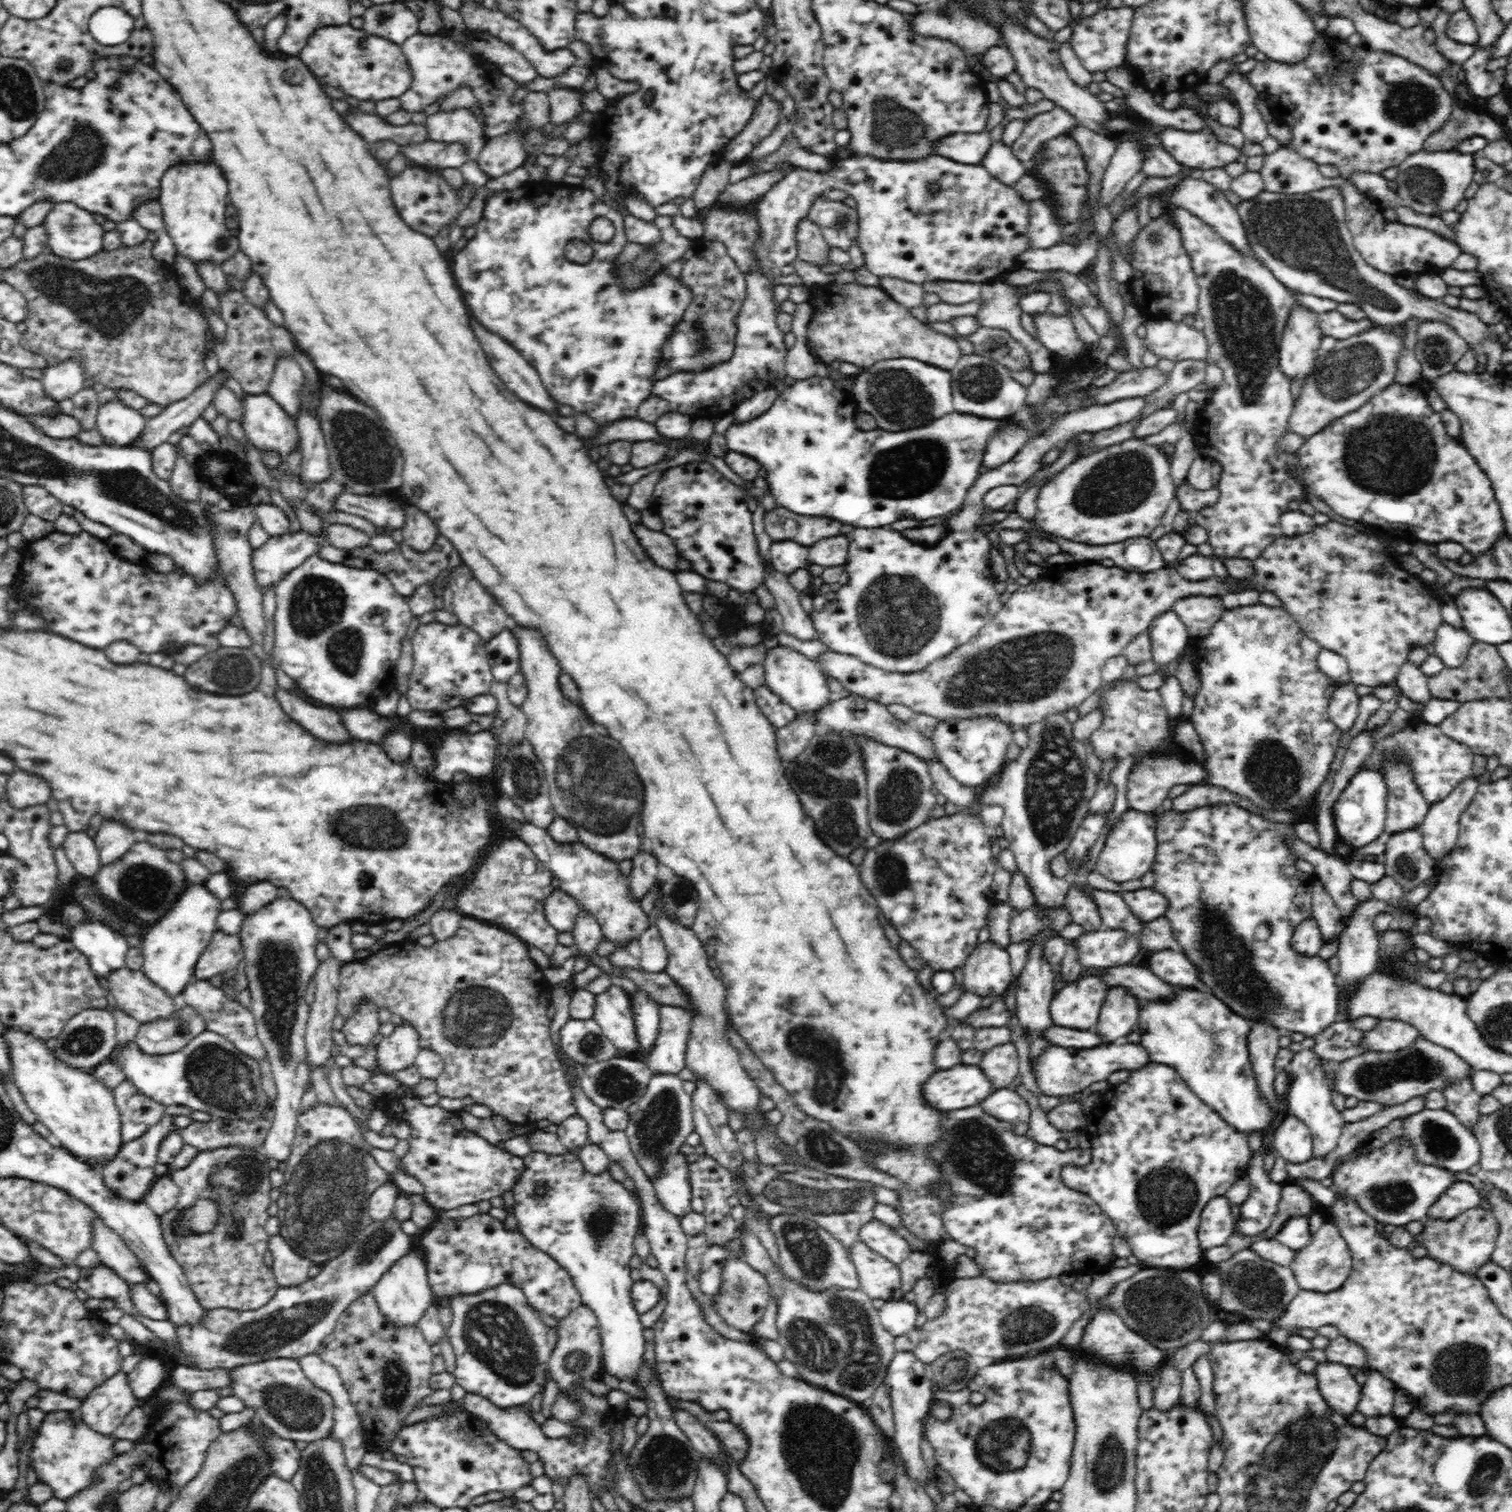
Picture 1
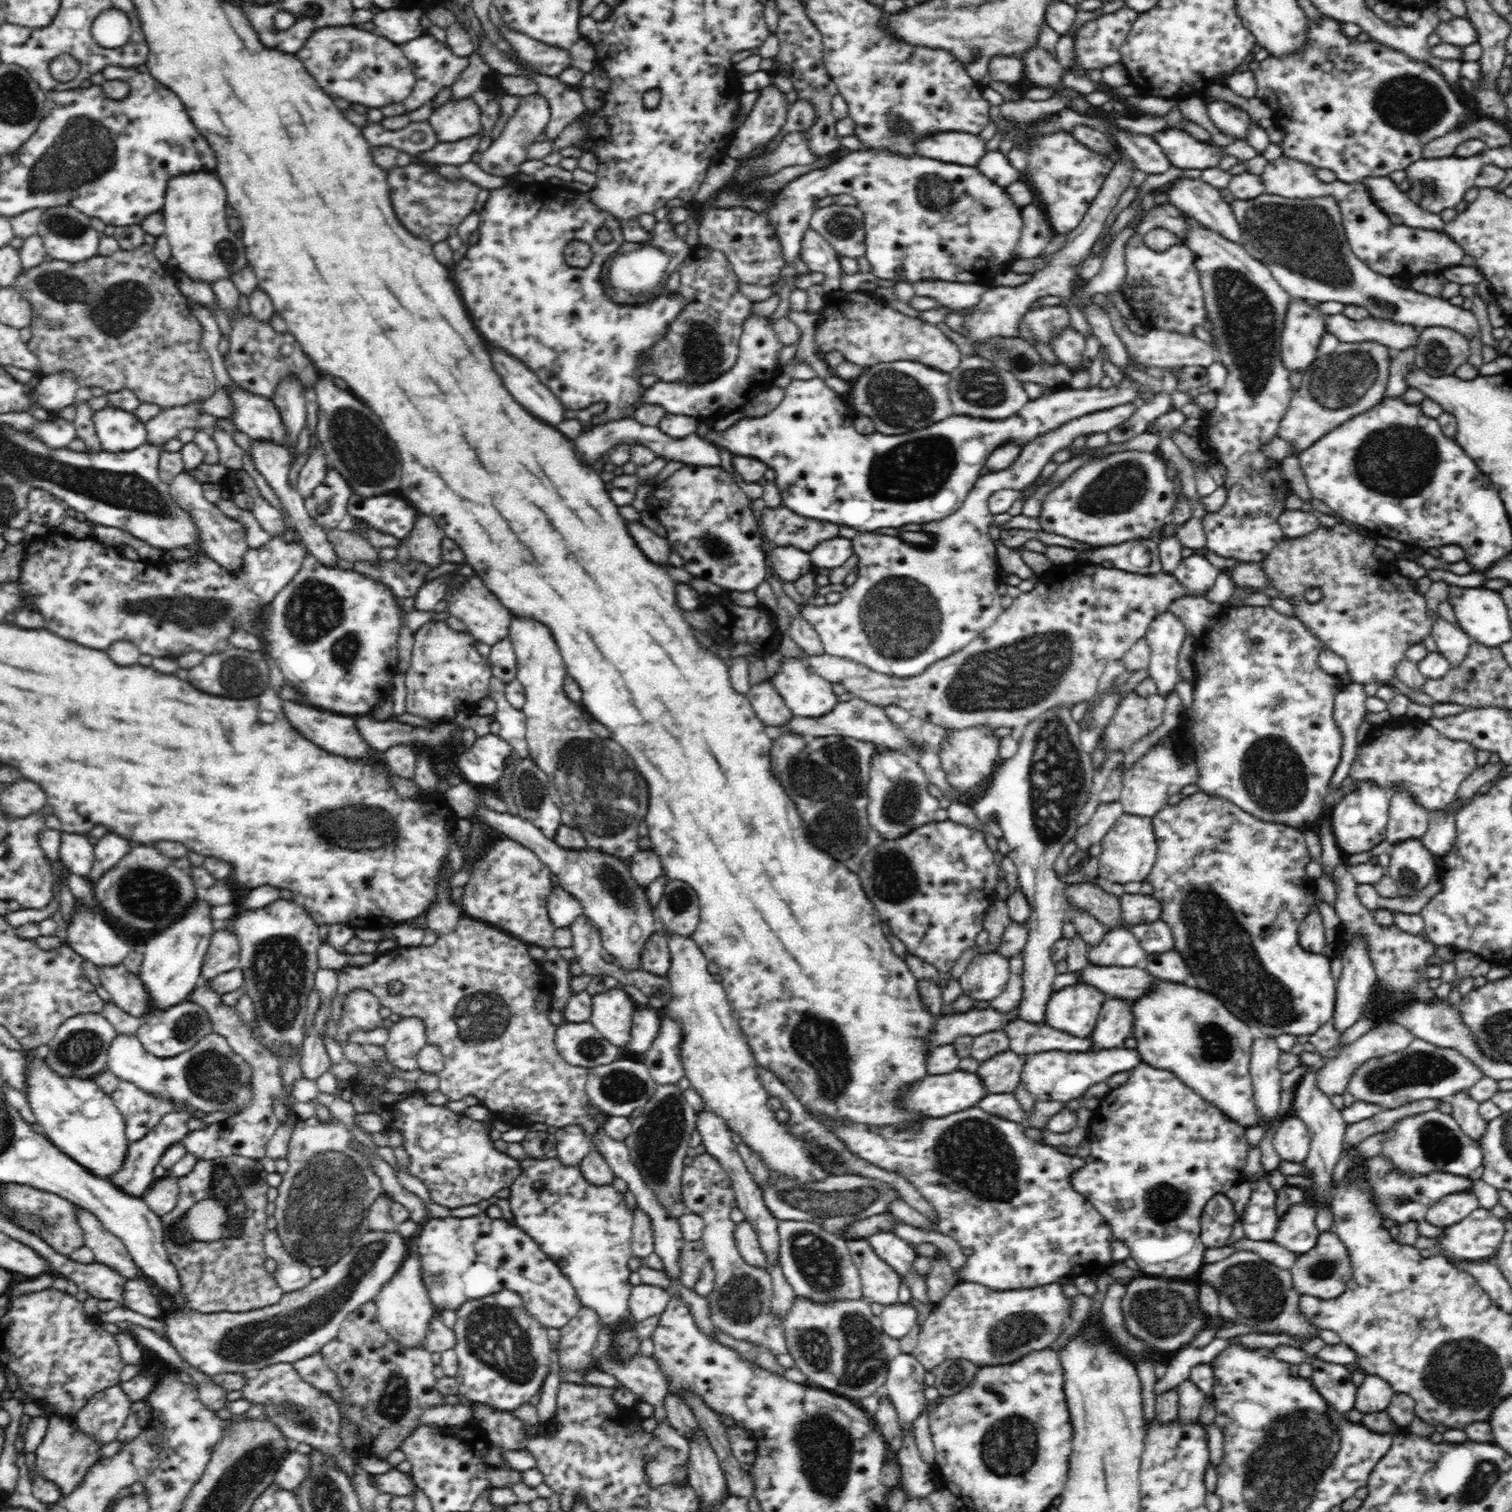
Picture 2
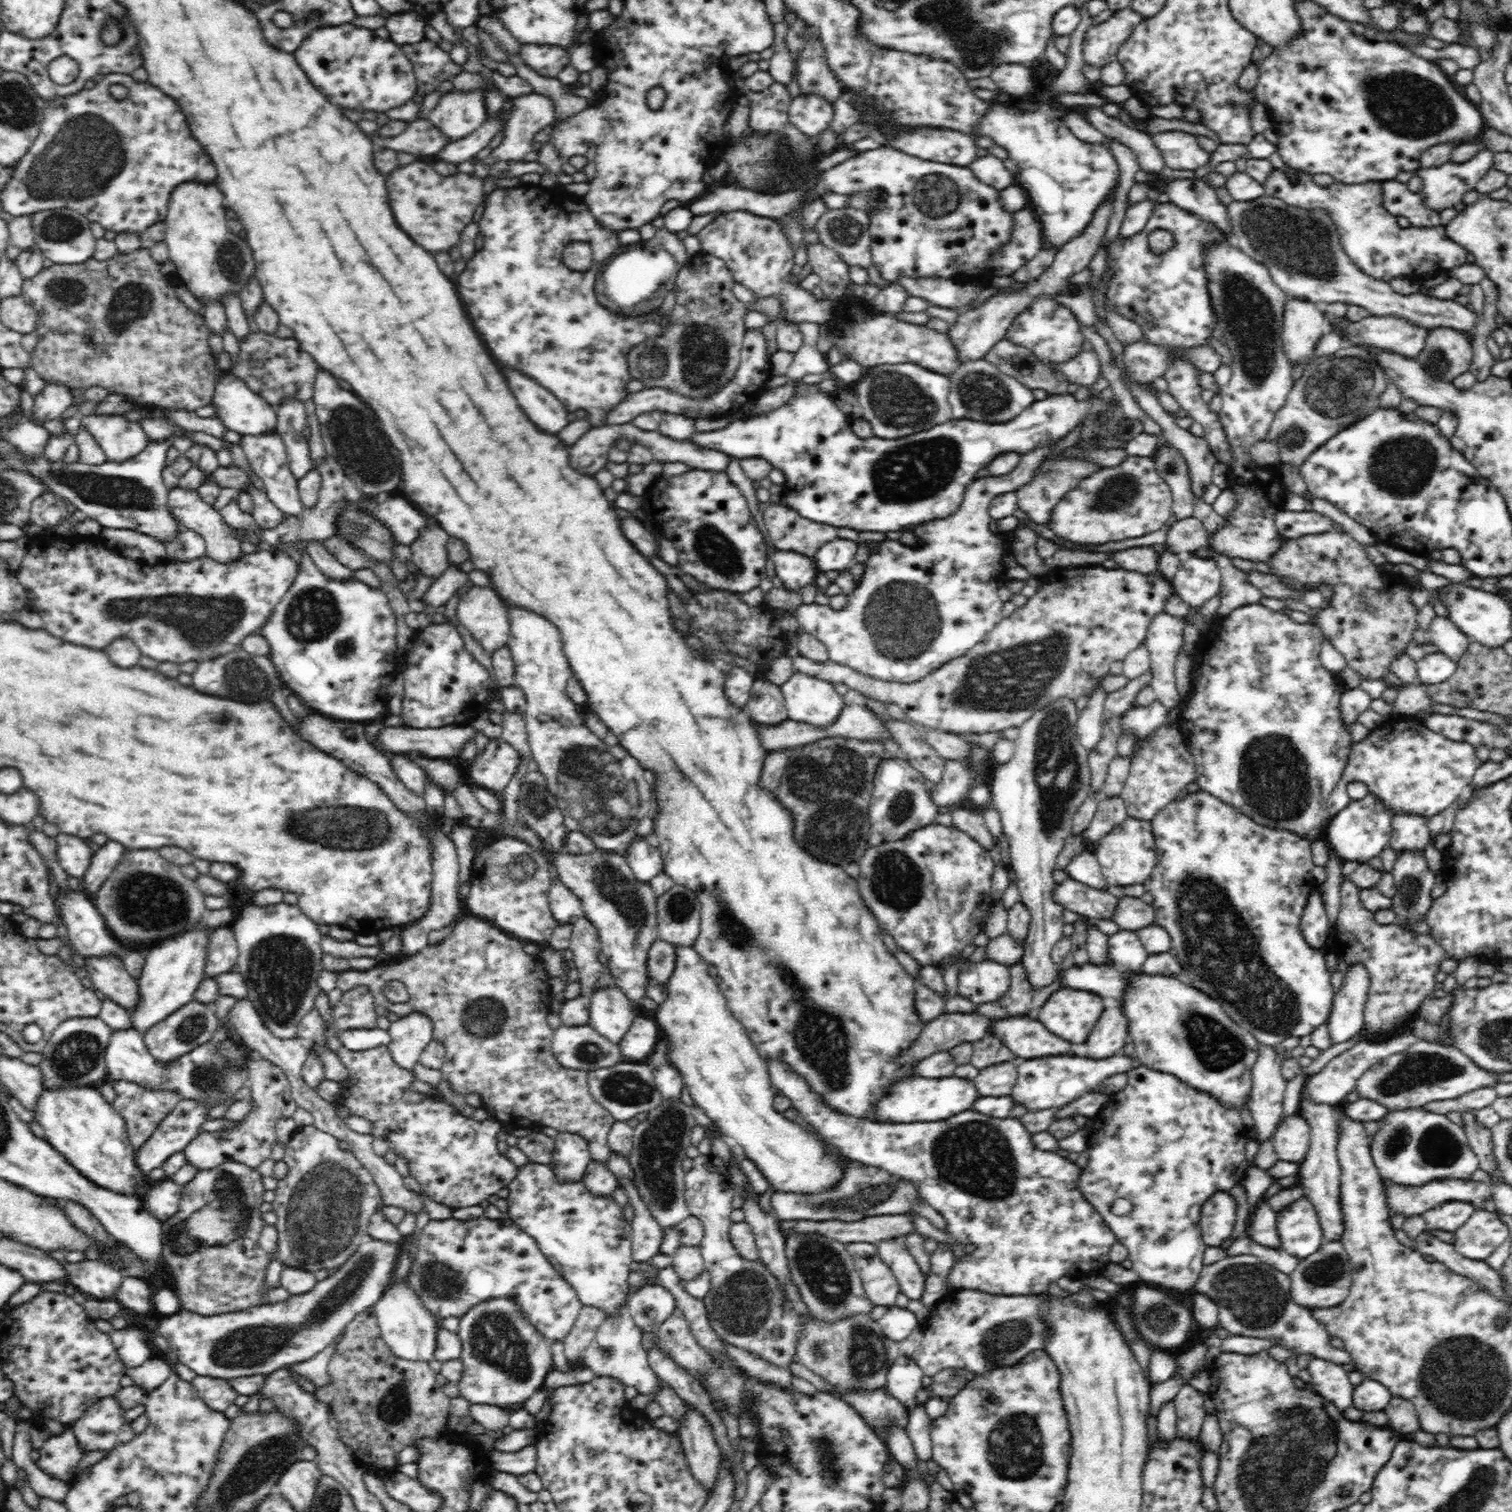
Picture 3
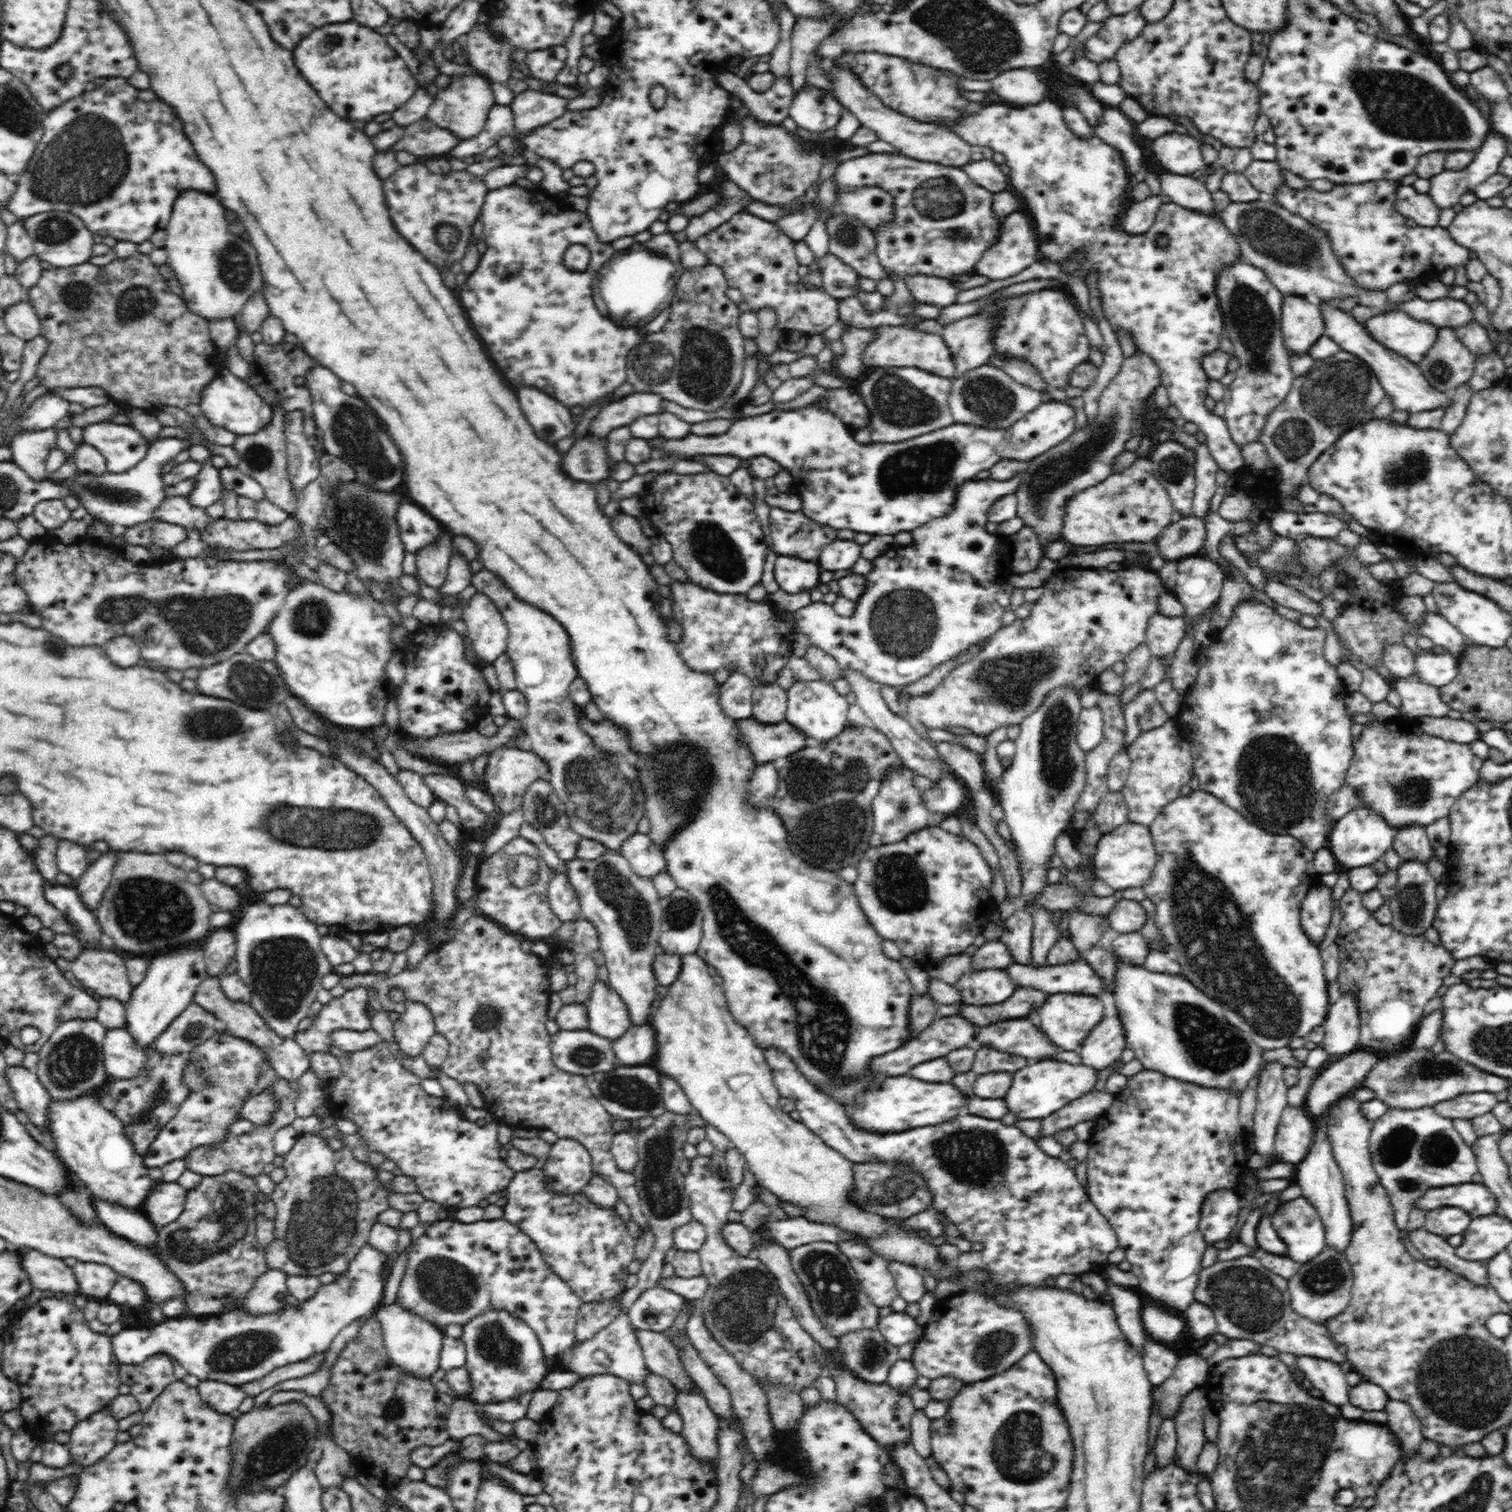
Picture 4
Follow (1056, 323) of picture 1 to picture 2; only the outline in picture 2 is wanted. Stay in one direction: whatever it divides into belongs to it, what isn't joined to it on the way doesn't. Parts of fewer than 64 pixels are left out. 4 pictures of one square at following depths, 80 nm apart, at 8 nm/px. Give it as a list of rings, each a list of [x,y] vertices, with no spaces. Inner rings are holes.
[[[1071,326],[1064,328],[1050,340],[1051,348],[1062,365],[1069,369],[1080,369],[1084,364],[1082,354],[1086,349],[1086,337]]]

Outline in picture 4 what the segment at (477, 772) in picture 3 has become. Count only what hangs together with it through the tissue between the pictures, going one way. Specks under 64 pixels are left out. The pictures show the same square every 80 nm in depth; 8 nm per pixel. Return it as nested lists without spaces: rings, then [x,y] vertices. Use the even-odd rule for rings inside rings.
[[[500,746],[498,750],[492,750],[488,757],[488,765],[485,772],[484,788],[492,795],[496,808],[496,815],[510,814],[516,808],[522,809],[522,798],[526,794],[527,787],[534,780],[548,780],[548,769],[539,757],[530,750],[526,752],[520,749]]]

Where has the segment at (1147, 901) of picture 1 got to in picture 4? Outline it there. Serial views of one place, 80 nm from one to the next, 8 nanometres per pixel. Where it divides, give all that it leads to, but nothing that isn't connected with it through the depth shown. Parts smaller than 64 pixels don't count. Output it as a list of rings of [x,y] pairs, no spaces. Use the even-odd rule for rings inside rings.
[[[1120,899],[1106,917],[1112,930],[1124,934],[1139,931],[1147,919],[1147,912],[1140,902]]]

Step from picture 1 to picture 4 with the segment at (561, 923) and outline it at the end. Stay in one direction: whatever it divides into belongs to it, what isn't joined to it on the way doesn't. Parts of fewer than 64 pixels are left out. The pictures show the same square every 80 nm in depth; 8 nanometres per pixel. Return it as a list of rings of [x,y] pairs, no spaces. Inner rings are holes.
[[[562,868],[553,870],[547,895],[550,908],[560,921],[578,921],[585,918],[581,911],[578,895],[575,893],[575,890],[571,888],[570,881],[568,881],[568,877],[566,877],[566,868],[563,870]]]

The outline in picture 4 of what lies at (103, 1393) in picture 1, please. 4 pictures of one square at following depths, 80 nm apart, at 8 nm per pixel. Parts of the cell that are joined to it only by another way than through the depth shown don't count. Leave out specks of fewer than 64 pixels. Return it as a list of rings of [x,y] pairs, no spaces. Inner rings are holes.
[[[109,1406],[96,1414],[78,1421],[70,1430],[69,1449],[74,1463],[80,1466],[96,1464],[117,1445],[118,1420],[109,1411]]]

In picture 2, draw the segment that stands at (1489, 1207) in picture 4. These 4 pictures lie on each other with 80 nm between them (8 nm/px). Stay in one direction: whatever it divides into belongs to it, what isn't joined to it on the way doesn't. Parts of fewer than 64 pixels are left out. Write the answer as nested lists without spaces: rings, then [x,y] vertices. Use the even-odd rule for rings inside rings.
[[[1376,1156],[1368,1160],[1368,1178],[1376,1210],[1384,1221],[1391,1220],[1398,1225],[1406,1222],[1422,1222],[1426,1212],[1440,1198],[1444,1198],[1447,1194],[1472,1193],[1474,1187],[1473,1180],[1469,1177],[1454,1176],[1445,1171],[1432,1171],[1428,1175],[1406,1175],[1406,1172],[1393,1165],[1393,1159],[1388,1156]]]

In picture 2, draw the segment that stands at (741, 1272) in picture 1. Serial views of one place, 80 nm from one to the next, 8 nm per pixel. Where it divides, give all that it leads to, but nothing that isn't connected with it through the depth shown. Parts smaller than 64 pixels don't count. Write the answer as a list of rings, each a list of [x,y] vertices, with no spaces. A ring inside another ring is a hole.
[[[702,1153],[694,1157],[690,1165],[684,1166],[681,1182],[683,1202],[688,1212],[700,1216],[705,1225],[702,1245],[715,1272],[714,1288],[706,1296],[713,1325],[736,1340],[763,1346],[772,1355],[788,1354],[780,1317],[771,1312],[770,1302],[774,1294],[772,1276],[764,1268],[750,1266],[737,1250],[734,1237],[736,1224],[730,1218],[735,1191],[728,1173],[722,1169],[718,1159]]]

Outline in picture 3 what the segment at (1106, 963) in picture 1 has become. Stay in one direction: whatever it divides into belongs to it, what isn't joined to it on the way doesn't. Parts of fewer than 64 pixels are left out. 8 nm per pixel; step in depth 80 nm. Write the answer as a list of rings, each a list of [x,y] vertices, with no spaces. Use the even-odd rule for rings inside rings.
[[[1120,930],[1108,937],[1108,961],[1114,966],[1138,972],[1148,955],[1136,931]]]

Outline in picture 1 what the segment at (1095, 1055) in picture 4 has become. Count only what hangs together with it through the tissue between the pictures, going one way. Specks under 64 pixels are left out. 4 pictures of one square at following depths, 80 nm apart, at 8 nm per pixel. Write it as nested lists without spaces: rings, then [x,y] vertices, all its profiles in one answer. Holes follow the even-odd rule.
[[[1124,985],[1109,988],[1095,1030],[1104,1038],[1103,1044],[1113,1043],[1136,1030],[1140,1017],[1140,1000]]]

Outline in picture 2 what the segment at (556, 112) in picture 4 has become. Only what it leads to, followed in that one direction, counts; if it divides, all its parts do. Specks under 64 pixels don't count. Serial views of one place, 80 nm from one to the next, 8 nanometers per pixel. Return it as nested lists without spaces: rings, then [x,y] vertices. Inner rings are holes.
[[[532,93],[520,98],[515,113],[508,119],[500,136],[491,142],[486,151],[480,154],[480,161],[477,165],[494,176],[511,177],[519,173],[519,166],[526,162],[528,146],[536,142],[550,120],[550,107],[546,98],[540,93]]]

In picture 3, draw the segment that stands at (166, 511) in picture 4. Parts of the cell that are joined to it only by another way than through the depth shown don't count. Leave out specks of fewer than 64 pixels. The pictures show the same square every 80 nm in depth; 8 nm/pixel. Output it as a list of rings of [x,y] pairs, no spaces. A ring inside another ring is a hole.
[[[174,486],[170,488],[168,503],[176,519],[182,523],[182,528],[189,528],[202,535],[203,540],[206,541],[206,556],[215,561],[230,564],[242,556],[240,550],[242,540],[238,529],[225,522],[221,511],[216,511],[212,504],[202,501],[197,491]]]

